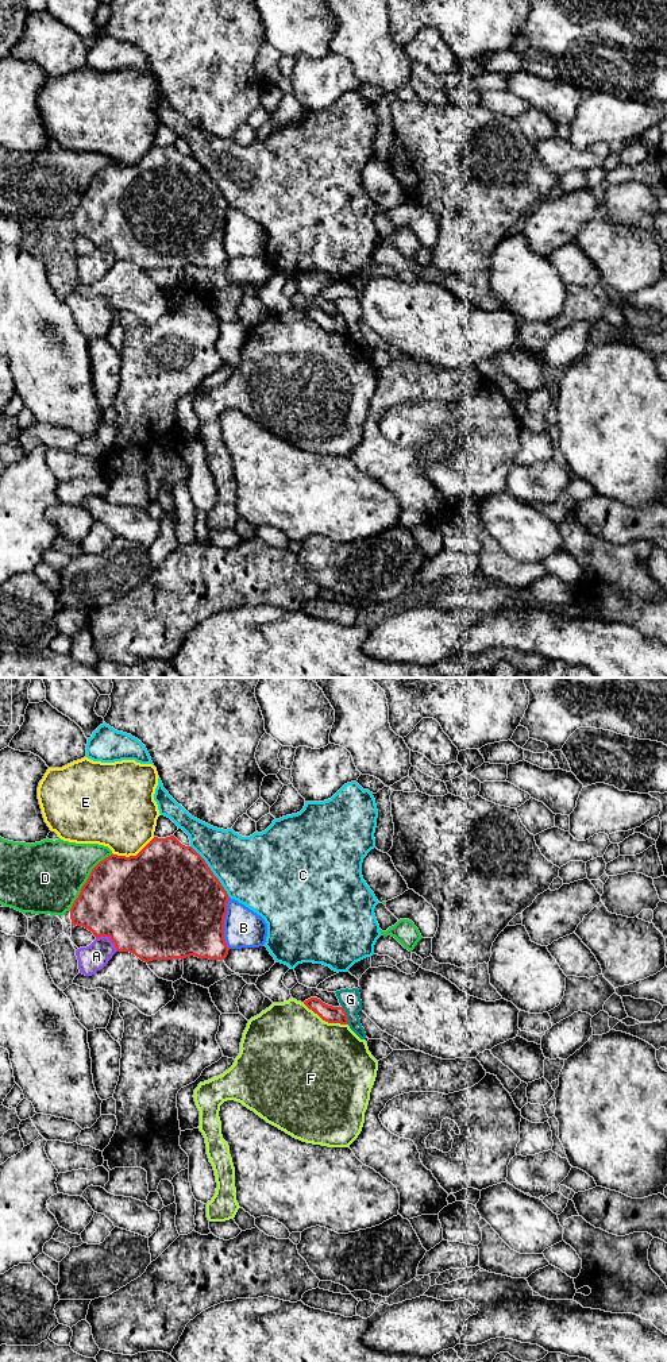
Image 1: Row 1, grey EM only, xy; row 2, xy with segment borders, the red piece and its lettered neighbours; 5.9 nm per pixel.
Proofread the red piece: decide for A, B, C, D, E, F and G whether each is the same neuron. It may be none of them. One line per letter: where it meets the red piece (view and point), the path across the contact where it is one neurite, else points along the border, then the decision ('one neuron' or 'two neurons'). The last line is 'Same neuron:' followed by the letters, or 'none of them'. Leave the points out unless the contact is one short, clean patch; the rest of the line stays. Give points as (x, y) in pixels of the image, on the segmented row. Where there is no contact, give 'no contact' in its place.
A: xy (110, 937) | two neurons
B: xy (223, 923) | two neurons
C: xy (211, 871) | two neurons
D: xy (87, 880) | two neurons
E: xy (134, 856) | two neurons
F: xy (326, 1021) | two neurons
G: xy (346, 1015) | along xy (342, 1006), (349, 1023) | two neurons
Same neuron: none of them

